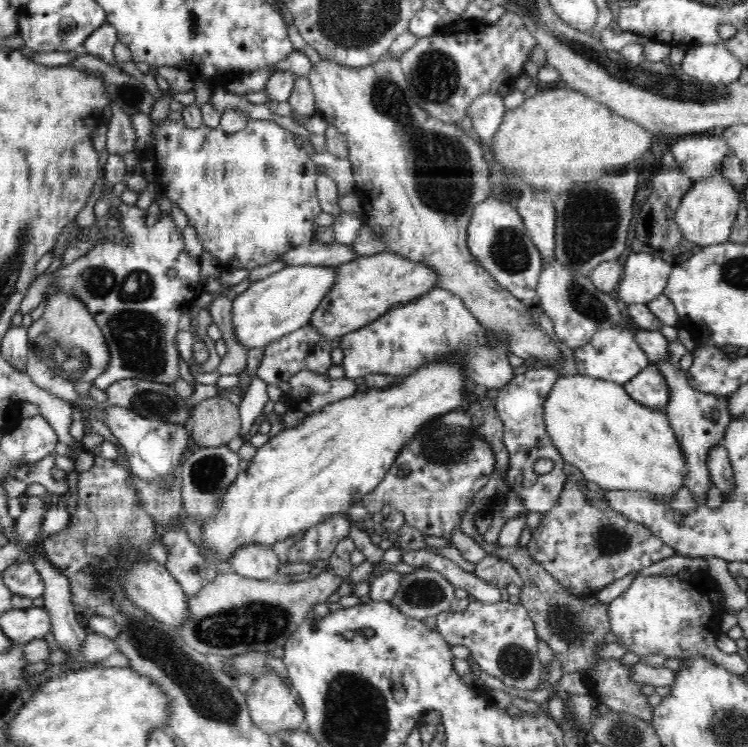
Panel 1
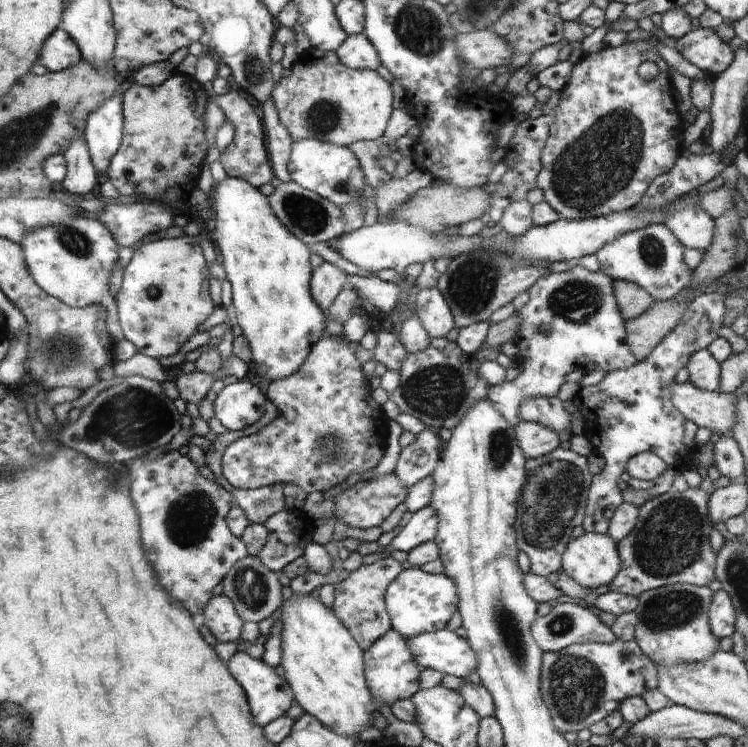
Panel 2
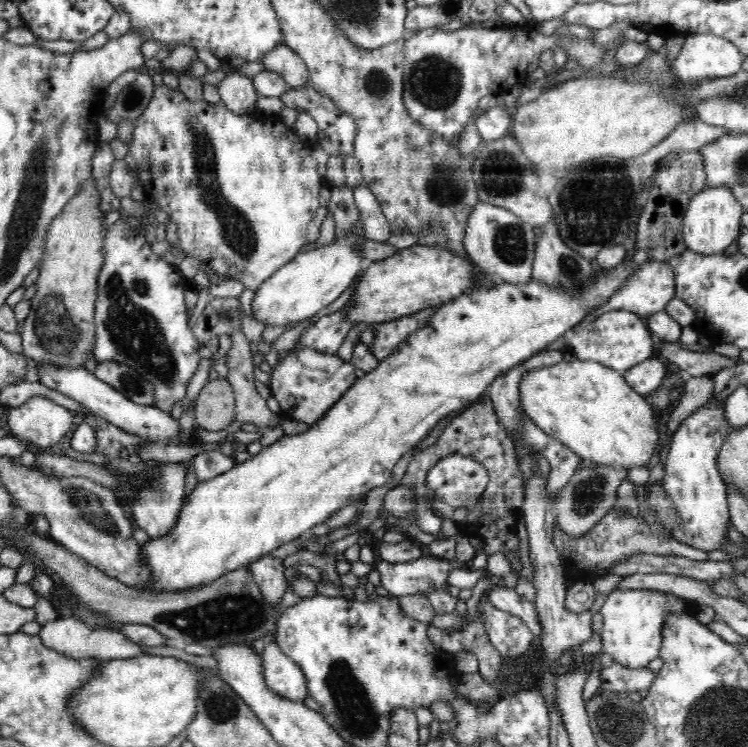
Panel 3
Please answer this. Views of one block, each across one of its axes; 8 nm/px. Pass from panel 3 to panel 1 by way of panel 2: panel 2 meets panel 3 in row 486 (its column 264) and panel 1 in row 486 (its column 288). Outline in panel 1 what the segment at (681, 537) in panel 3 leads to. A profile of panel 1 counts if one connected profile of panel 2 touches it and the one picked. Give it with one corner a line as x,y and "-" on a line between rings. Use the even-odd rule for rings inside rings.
678,340
669,341
667,345
669,357
662,359
656,364
670,390
670,398
668,404
664,407
664,412
669,418
669,423
674,429
674,433
676,433
680,449
682,449
682,453
686,457
688,474
686,474
682,484
688,487
693,494
697,507
704,506
707,502
708,487
711,484
710,471
707,467
707,456
709,455
709,450
713,449
713,446
722,442
726,427
730,424
729,397
723,394
710,395
690,386
687,373
680,369
681,361
687,353
686,348

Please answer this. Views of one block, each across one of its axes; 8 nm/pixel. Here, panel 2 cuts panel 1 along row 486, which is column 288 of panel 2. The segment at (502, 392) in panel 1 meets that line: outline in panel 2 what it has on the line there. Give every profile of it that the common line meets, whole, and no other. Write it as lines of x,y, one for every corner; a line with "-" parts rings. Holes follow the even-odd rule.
284,508
273,514
265,525
269,537
258,557
272,572
280,572
312,542
314,524
301,510

